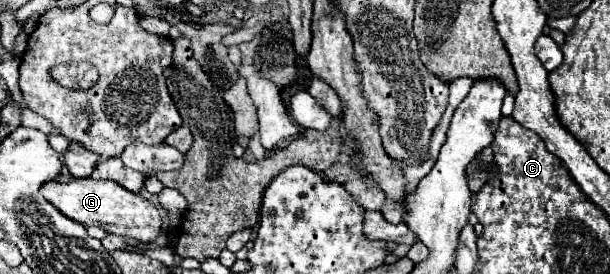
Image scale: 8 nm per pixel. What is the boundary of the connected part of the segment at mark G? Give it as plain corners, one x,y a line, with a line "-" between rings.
70,178
68,182
50,180
42,184
42,196
54,204
68,218
84,224
84,226
102,226
106,232
136,238
140,242
150,242
156,238
162,226
162,218
158,208
140,194
128,192
110,180
94,180
94,178

